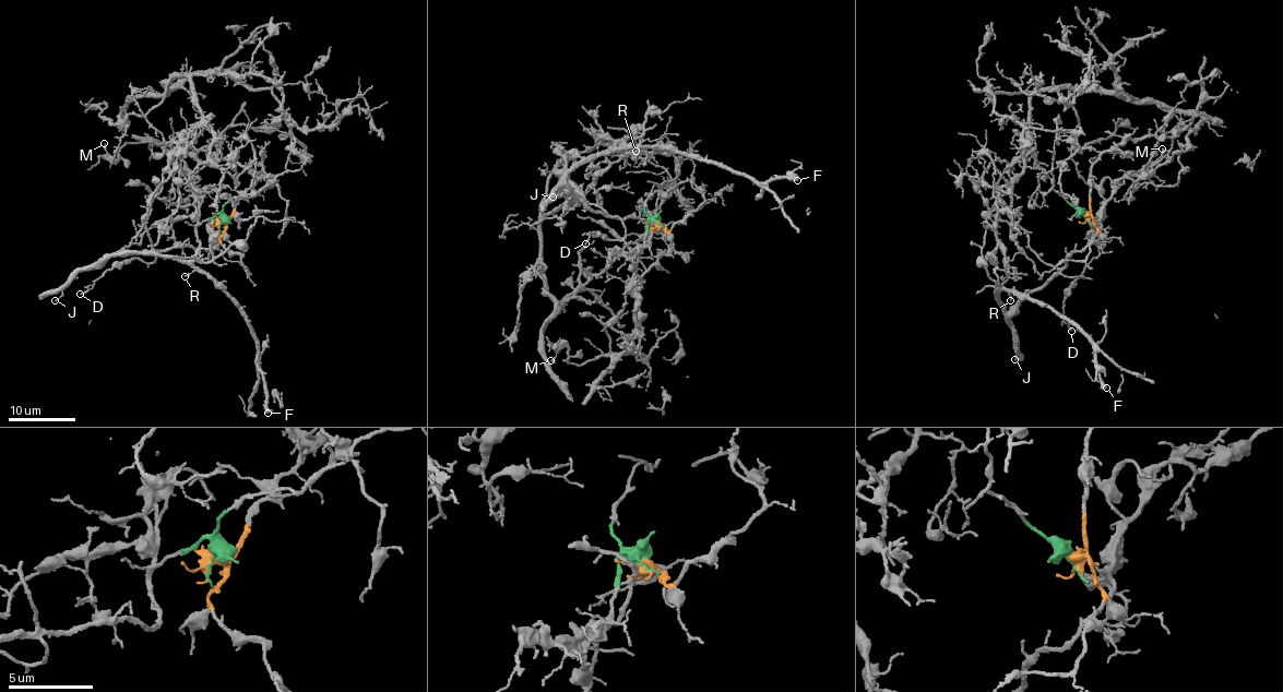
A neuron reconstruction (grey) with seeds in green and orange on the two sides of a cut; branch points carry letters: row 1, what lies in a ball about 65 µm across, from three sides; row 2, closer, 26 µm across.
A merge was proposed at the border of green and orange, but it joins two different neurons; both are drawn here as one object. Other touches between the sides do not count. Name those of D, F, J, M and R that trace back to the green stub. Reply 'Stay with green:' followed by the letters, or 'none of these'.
Stay with green: D, F, J, R

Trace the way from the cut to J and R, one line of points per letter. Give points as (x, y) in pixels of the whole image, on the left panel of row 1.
J: (222, 223), (216, 214), (200, 224), (197, 248), (178, 245), (164, 250), (108, 255), (72, 277), (55, 300)
R: (222, 223), (216, 214), (200, 224), (197, 248), (108, 255), (99, 264), (155, 254), (191, 265), (186, 276)

